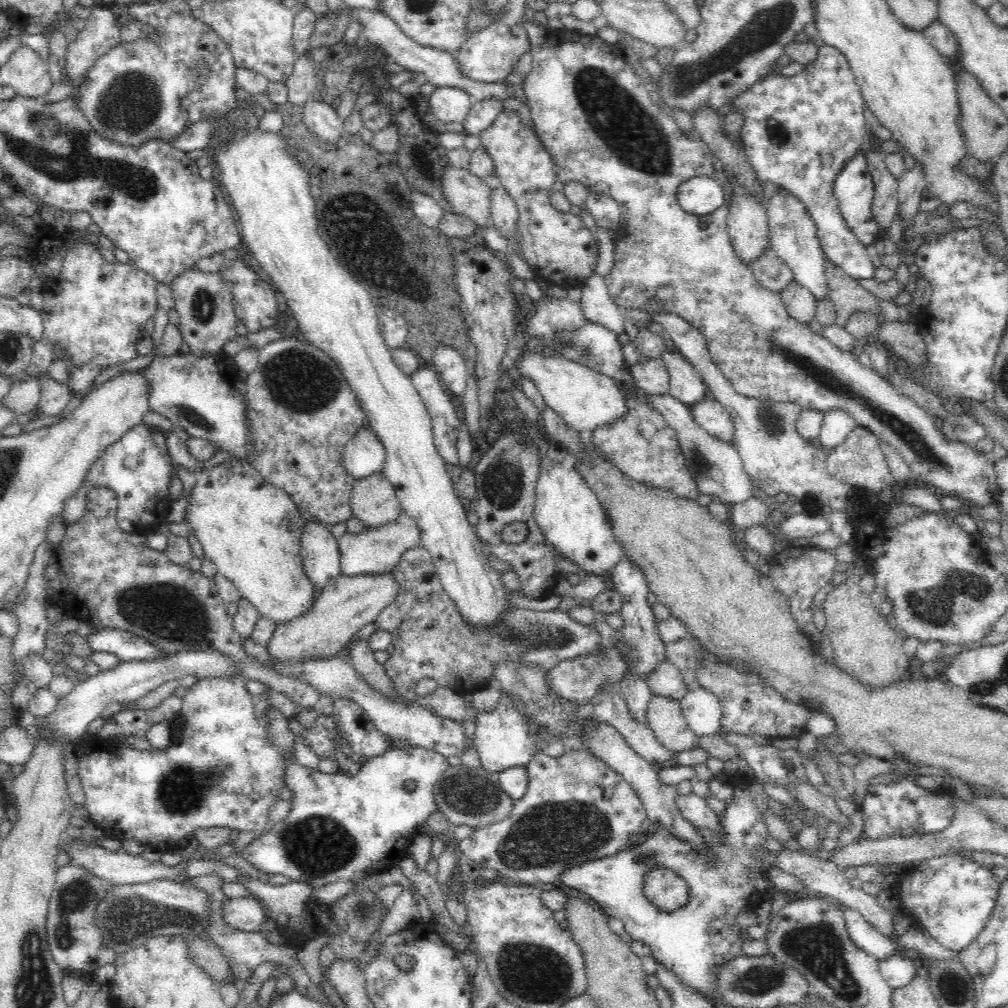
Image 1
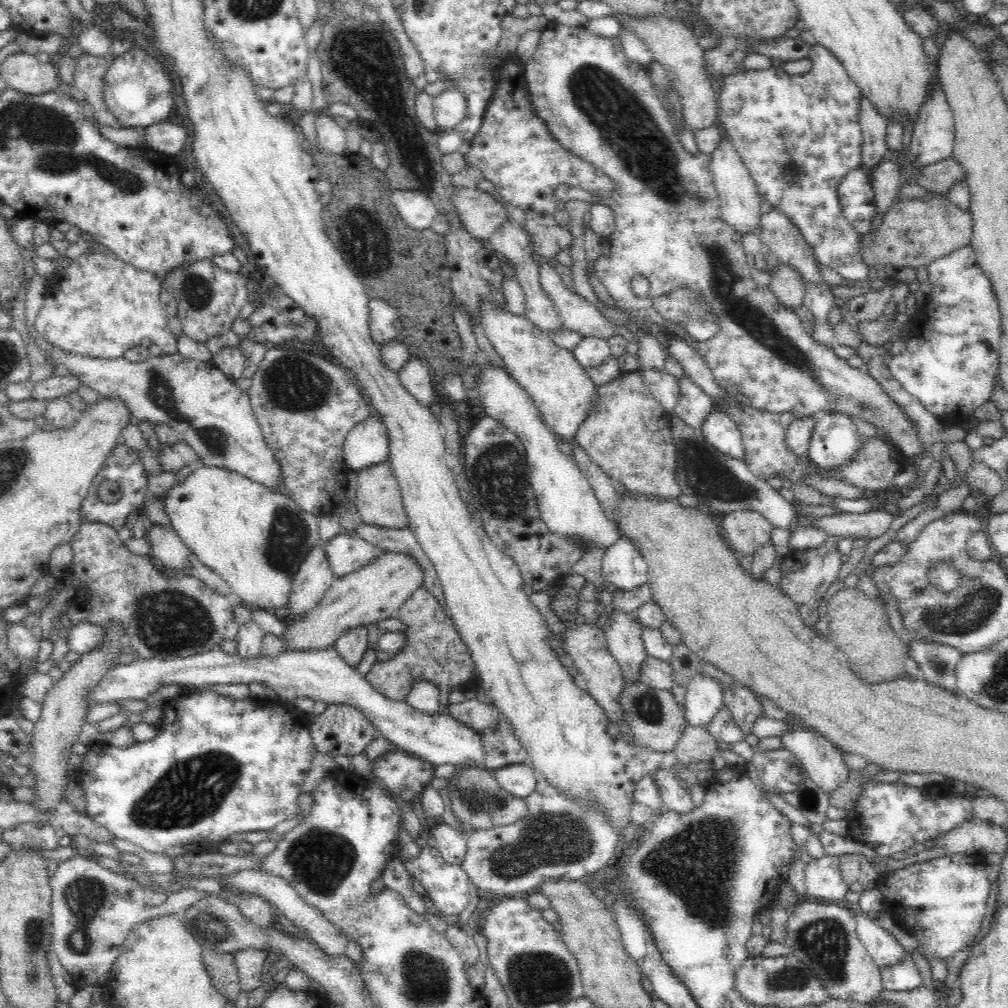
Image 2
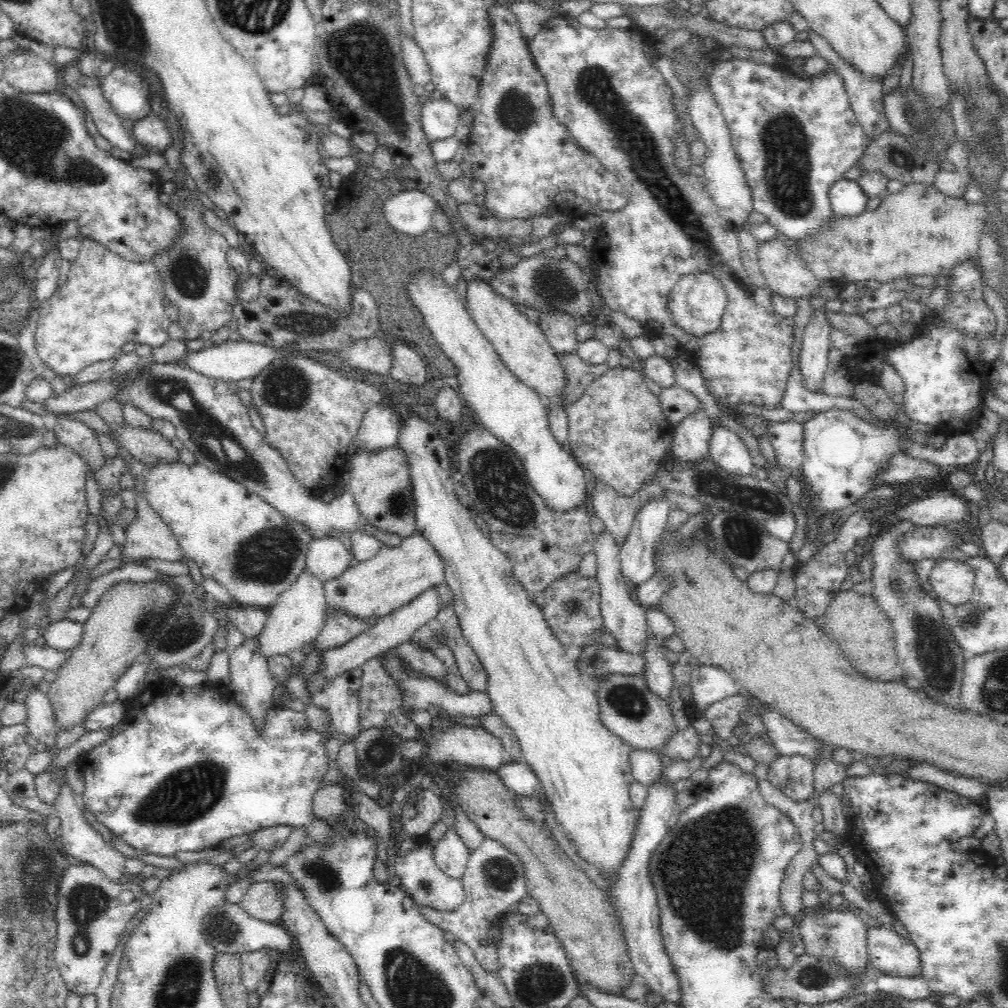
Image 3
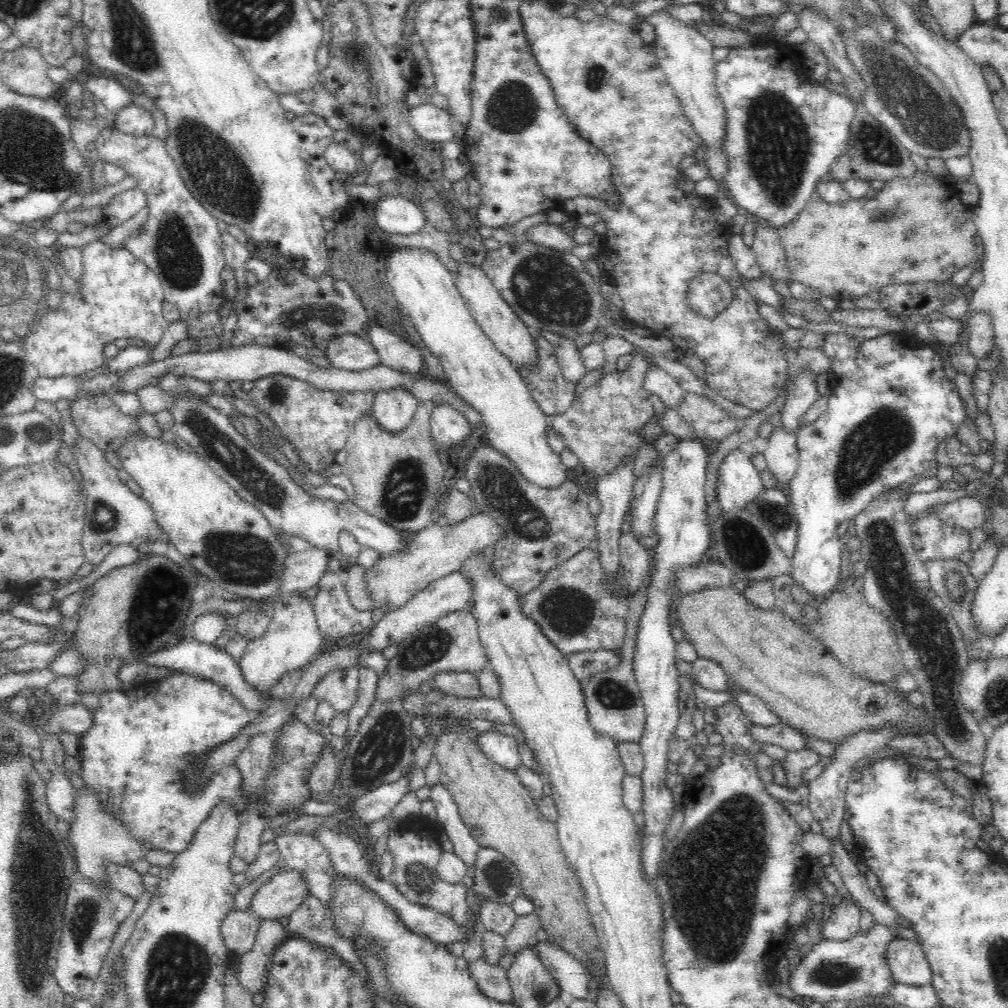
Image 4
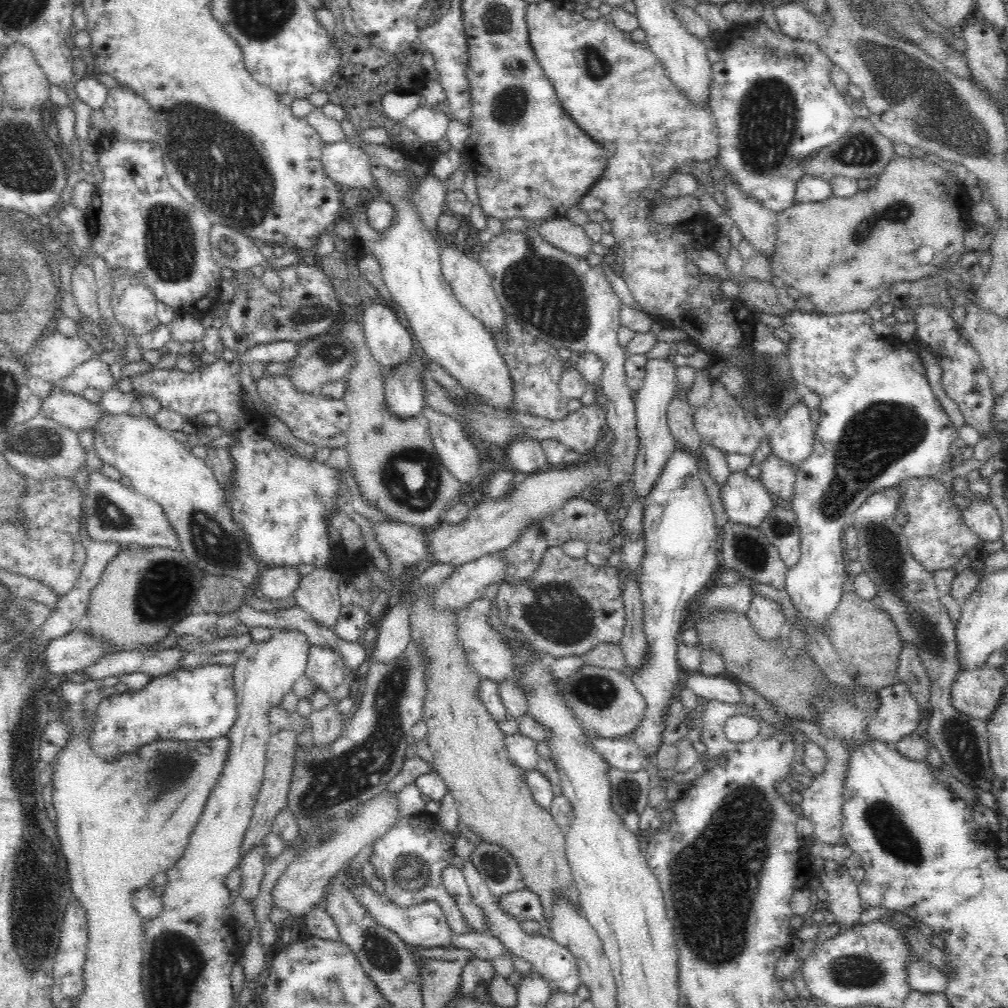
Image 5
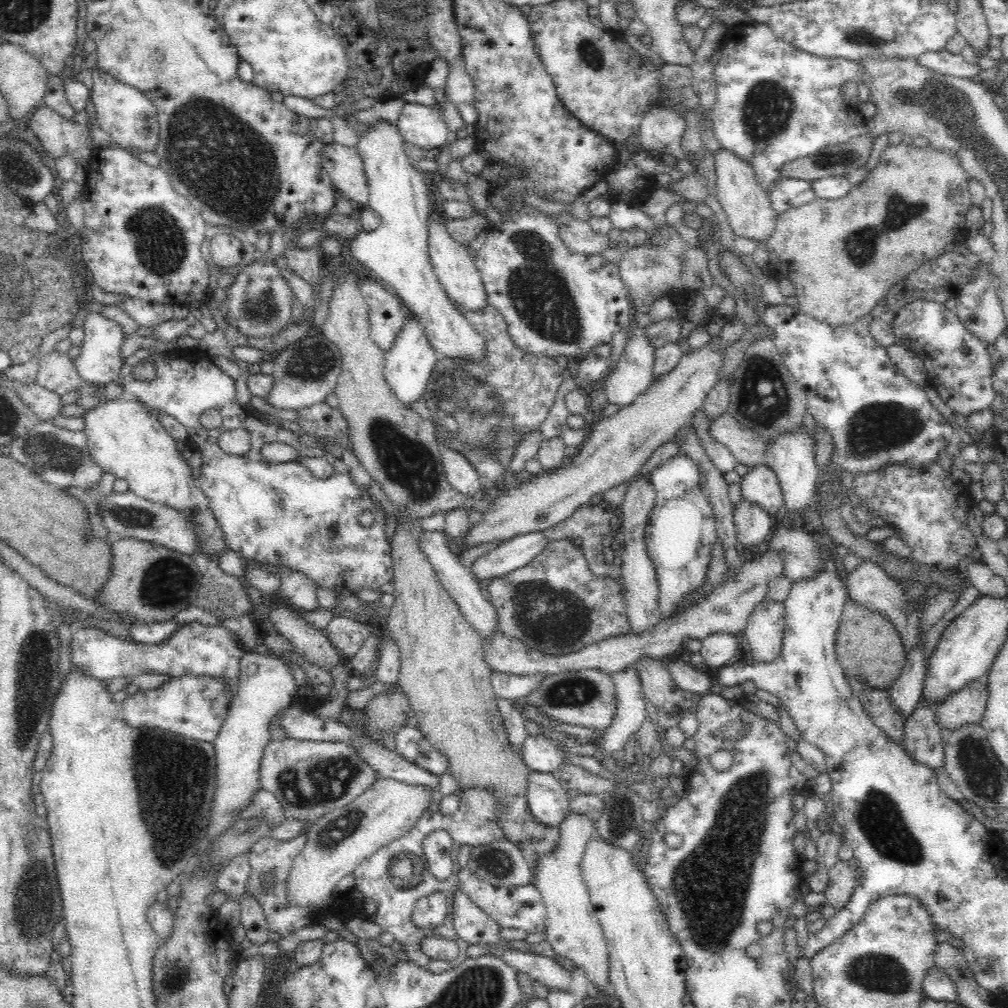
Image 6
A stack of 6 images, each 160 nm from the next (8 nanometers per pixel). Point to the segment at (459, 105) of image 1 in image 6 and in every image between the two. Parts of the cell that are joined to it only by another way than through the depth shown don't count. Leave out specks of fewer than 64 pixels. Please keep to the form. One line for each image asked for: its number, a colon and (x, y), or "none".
2: (449, 106)
3: (439, 118)
4: (432, 124)
5: (429, 125)
6: (422, 126)

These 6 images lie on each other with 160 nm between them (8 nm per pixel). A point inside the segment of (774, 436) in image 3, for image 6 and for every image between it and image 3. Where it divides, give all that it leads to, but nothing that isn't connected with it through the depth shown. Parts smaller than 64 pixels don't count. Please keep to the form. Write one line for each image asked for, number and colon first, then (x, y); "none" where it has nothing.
4: (782, 457)
5: (778, 478)
6: (760, 486)

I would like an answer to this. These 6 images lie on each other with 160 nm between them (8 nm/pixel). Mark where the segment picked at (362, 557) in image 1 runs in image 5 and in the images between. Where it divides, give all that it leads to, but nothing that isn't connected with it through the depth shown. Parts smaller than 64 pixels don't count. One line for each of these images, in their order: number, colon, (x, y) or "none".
2: (346, 554)
3: (327, 558)
4: (302, 570)
5: (274, 583)

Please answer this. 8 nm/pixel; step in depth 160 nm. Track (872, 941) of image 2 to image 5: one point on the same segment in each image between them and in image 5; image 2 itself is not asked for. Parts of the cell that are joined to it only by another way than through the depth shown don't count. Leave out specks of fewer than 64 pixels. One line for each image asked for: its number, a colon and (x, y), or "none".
3: (891, 953)
4: (907, 960)
5: (923, 977)

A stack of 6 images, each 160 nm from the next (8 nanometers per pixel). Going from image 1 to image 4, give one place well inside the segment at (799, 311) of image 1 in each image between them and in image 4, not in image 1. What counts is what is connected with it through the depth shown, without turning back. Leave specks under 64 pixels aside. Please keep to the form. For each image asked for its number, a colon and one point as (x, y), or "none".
2: (786, 282)
3: (785, 274)
4: (770, 255)

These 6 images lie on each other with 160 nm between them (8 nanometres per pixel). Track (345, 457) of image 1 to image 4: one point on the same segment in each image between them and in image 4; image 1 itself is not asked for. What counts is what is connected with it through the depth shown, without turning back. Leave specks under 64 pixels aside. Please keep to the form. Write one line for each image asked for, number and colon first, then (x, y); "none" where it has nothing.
2: (367, 443)
3: (379, 428)
4: (393, 409)

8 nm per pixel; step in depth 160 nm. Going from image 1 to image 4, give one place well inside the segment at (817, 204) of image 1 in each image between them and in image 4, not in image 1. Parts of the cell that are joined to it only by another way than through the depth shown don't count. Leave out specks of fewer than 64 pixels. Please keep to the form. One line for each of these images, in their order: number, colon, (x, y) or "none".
2: (798, 136)
3: (794, 138)
4: (781, 135)

